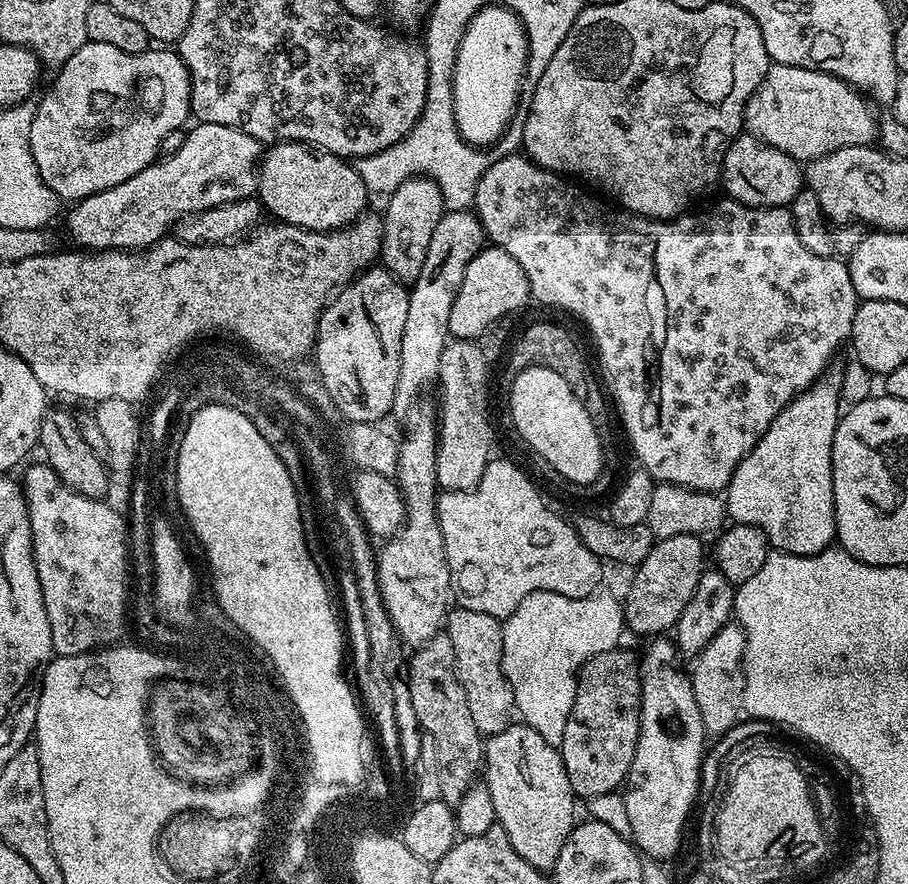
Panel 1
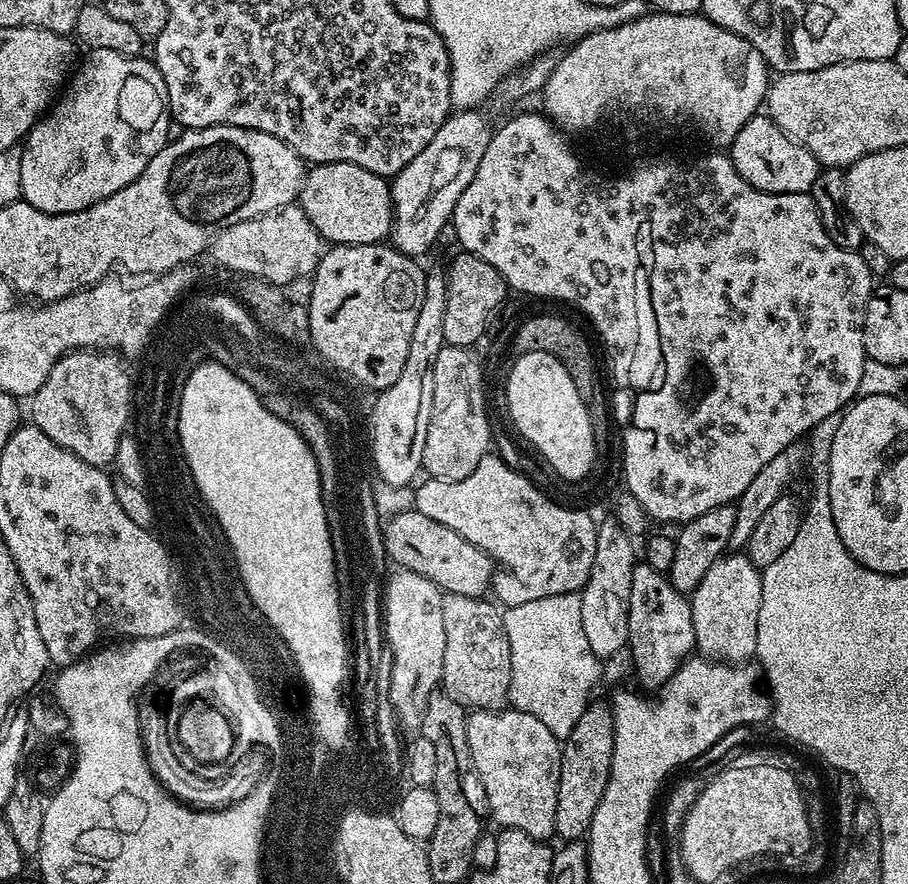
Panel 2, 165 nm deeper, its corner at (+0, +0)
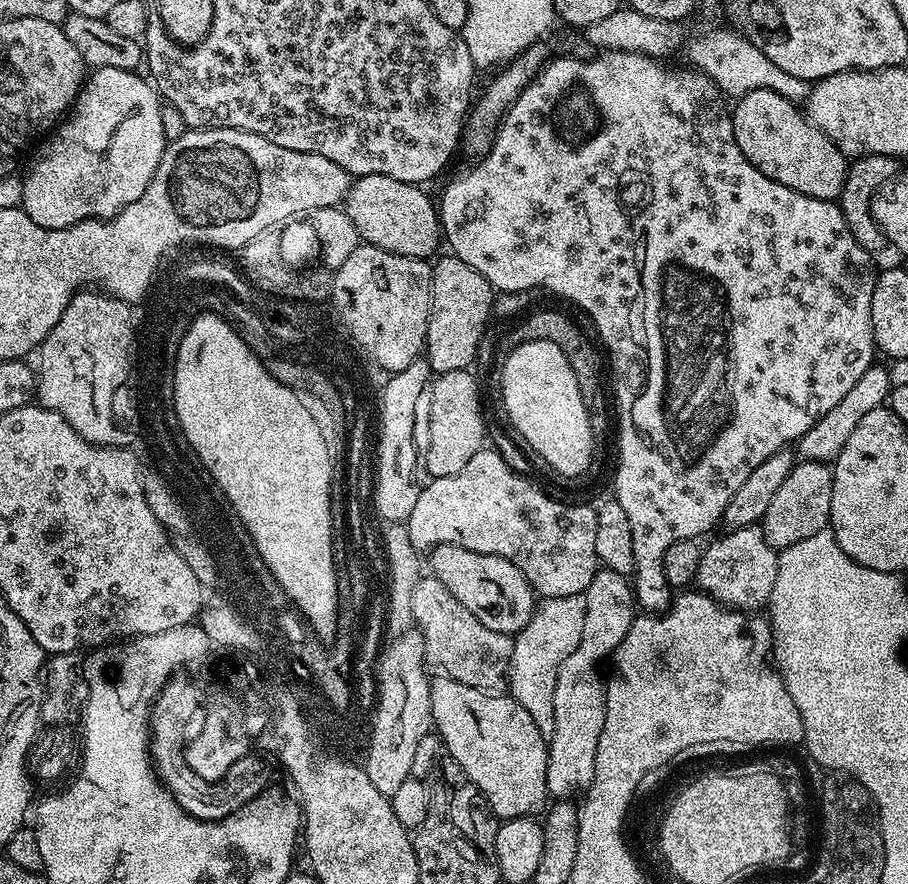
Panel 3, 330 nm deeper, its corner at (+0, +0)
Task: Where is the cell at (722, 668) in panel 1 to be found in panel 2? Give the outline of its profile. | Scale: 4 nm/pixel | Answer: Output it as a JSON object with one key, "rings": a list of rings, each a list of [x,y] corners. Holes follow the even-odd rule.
{"rings":[[[725,554],[716,559],[714,566],[706,570],[706,578],[691,592],[690,599],[699,655],[726,664],[742,664],[755,657],[762,572],[753,566],[747,554]]]}

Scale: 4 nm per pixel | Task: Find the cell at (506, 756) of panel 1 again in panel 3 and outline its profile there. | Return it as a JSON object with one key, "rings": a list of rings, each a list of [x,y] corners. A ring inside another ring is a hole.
{"rings":[[[443,674],[437,677],[432,680],[430,690],[432,723],[447,755],[449,752],[453,762],[472,779],[473,786],[484,795],[485,802],[501,821],[519,816],[535,817],[545,807],[544,800],[549,799],[546,786],[549,745],[538,726],[534,726],[534,718],[530,718],[530,714],[526,714],[526,710],[522,710],[520,703],[510,694],[483,692]]]}

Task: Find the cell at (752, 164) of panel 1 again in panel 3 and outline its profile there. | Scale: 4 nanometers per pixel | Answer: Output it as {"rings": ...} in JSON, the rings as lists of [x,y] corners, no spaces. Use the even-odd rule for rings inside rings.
{"rings":[[[750,90],[739,97],[735,104],[736,109],[733,107],[730,112],[734,142],[738,150],[746,154],[750,163],[758,170],[762,170],[762,174],[766,174],[766,178],[774,182],[782,182],[782,186],[790,186],[790,190],[798,194],[806,194],[810,198],[835,201],[839,197],[848,173],[849,161],[840,147],[830,142],[830,138],[826,138],[822,130],[814,127],[797,105],[782,98],[782,94],[774,94],[774,90]]]}

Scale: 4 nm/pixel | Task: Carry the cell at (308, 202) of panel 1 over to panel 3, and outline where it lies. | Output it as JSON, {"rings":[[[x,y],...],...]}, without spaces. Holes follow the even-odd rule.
{"rings":[[[382,174],[357,176],[342,207],[363,243],[422,260],[431,257],[431,252],[442,244],[437,205],[424,191],[421,185],[398,182],[398,178],[386,178]]]}

